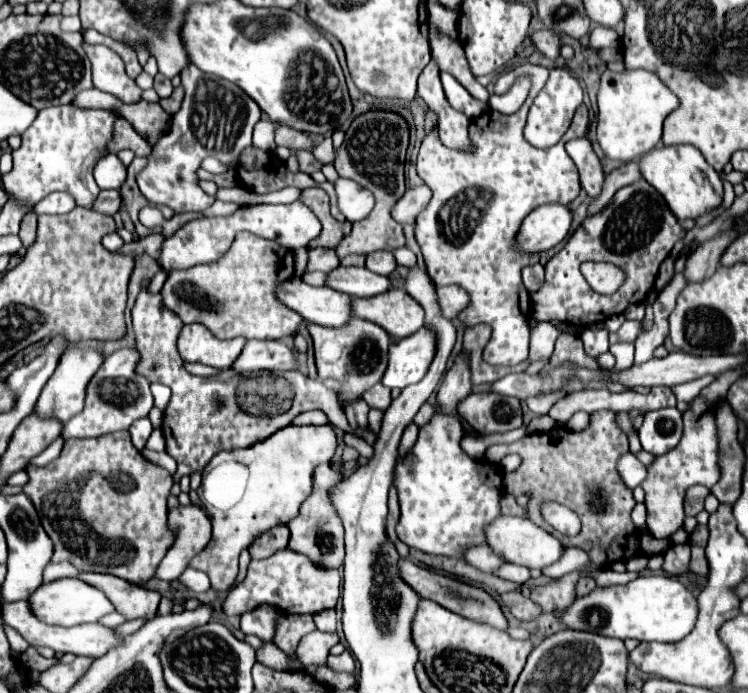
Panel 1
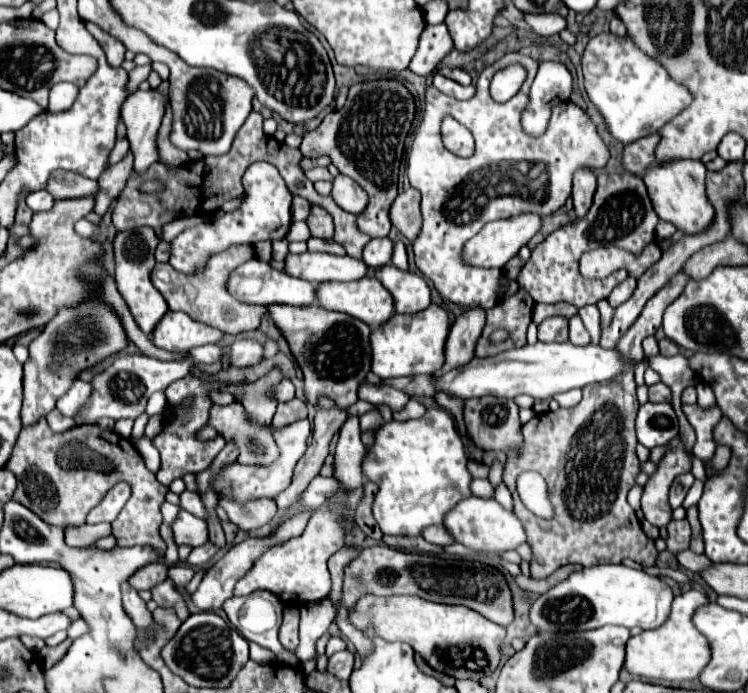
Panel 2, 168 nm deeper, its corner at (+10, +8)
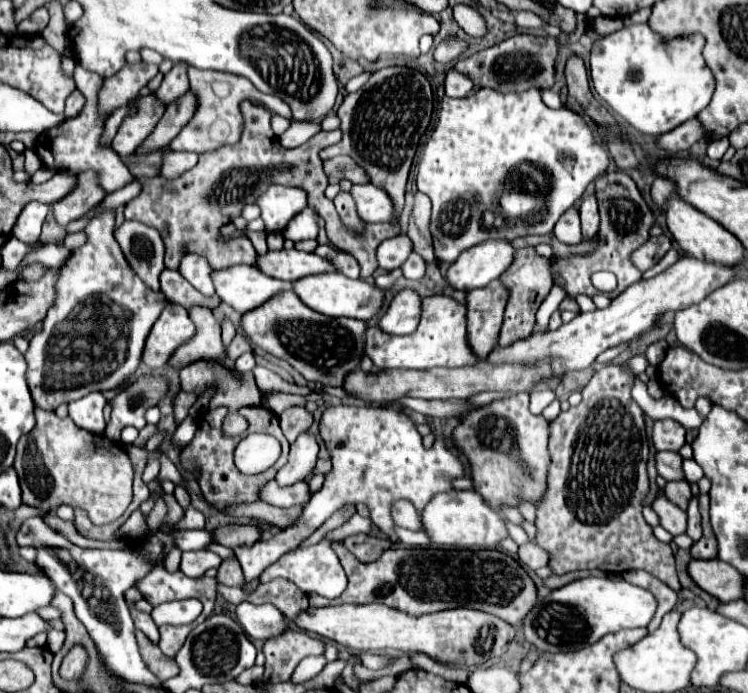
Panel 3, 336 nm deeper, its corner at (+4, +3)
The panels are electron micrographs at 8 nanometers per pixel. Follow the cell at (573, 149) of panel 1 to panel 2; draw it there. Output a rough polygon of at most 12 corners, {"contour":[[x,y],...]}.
{"contour":[[590,168],[574,174],[572,200],[578,218],[586,216],[596,192]]}

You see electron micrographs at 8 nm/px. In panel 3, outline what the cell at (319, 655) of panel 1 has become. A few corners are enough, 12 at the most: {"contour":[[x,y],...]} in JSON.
{"contour":[[386,549],[310,607],[386,603],[412,615],[468,607],[520,627],[536,587],[512,557]]}

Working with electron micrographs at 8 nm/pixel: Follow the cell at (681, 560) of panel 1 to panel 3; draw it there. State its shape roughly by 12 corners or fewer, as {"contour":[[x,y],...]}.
{"contour":[[692,497],[688,505],[686,535],[692,541],[702,537],[698,499]]}

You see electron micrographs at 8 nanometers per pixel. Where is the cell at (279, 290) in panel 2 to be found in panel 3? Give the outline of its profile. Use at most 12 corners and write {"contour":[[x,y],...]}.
{"contour":[[254,265],[216,271],[216,293],[248,313],[290,281],[268,277]]}

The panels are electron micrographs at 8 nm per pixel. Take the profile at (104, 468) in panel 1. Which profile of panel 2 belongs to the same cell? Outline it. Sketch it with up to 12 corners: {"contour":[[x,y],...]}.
{"contour":[[82,424],[22,428],[14,500],[60,528],[112,486],[118,546],[150,544],[168,488],[132,442]]}

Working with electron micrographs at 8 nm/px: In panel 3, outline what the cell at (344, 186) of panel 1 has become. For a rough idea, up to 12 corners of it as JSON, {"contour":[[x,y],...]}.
{"contour":[[372,183],[352,185],[350,195],[366,223],[390,221],[390,197]]}

